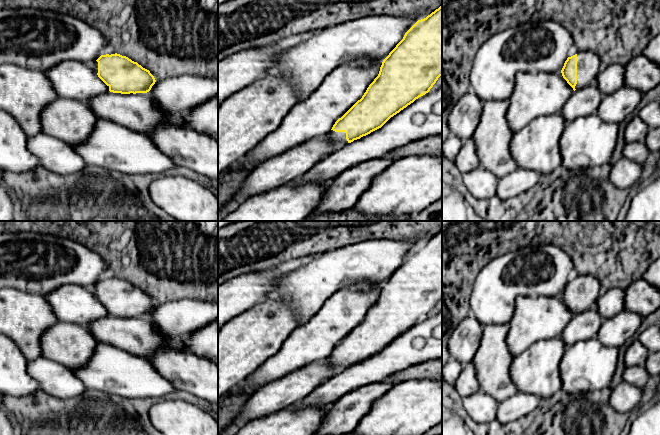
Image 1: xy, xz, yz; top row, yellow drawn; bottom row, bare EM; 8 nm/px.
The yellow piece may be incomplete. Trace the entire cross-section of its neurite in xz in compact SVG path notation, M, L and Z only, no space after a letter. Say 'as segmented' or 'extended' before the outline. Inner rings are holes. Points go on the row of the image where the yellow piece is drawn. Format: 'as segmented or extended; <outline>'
extended; M442 5L426 18L418 20L405 33L403 39L383 60L378 76L362 98L335 122L326 134L327 139L340 148L381 128L391 117L428 93L440 76L442 76Z

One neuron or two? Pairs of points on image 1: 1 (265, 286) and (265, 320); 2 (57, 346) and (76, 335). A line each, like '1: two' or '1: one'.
1: two
2: one

